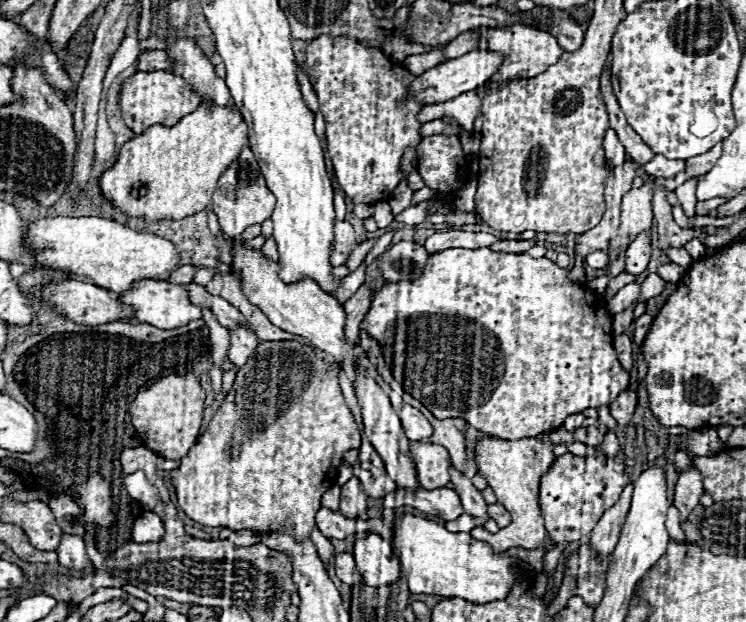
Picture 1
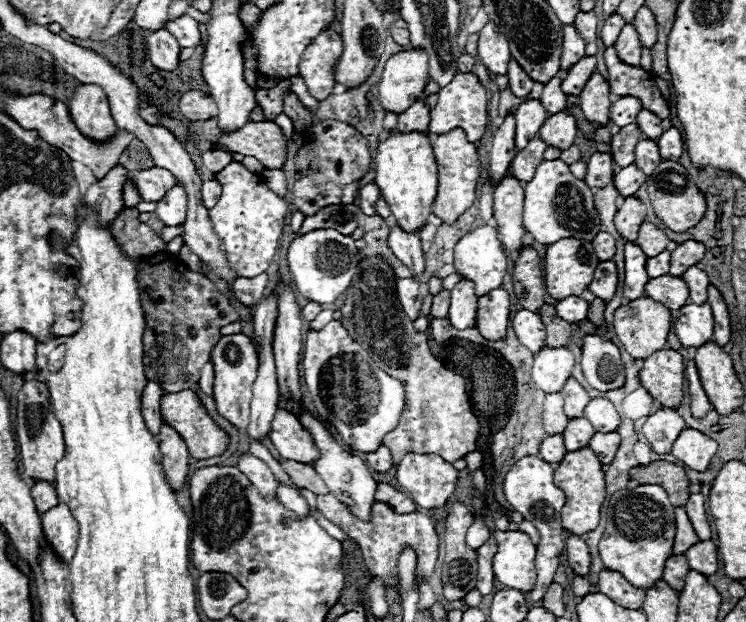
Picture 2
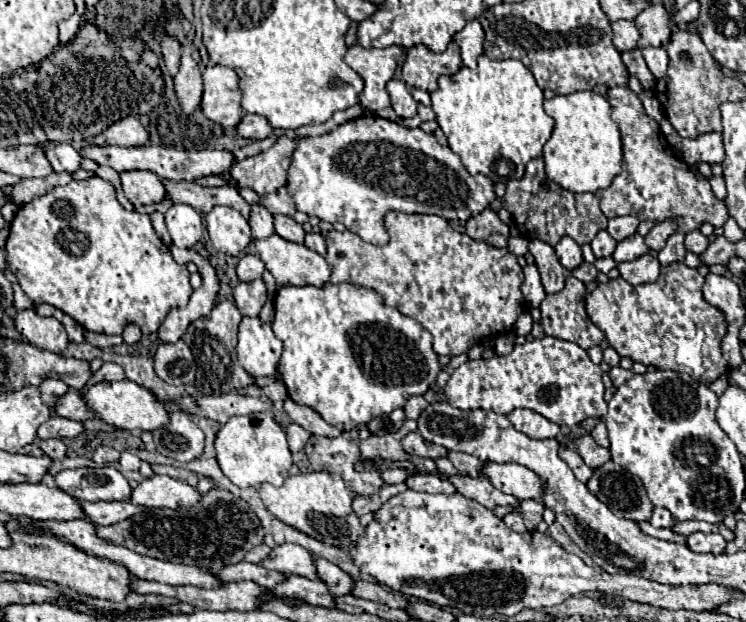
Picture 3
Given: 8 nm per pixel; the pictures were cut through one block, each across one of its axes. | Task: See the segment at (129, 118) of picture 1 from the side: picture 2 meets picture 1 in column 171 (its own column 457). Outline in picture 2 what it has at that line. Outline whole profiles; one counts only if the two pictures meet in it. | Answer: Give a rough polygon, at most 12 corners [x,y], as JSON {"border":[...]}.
{"border":[[458,72],[430,108],[428,132],[464,128],[478,142],[488,126],[486,88]]}

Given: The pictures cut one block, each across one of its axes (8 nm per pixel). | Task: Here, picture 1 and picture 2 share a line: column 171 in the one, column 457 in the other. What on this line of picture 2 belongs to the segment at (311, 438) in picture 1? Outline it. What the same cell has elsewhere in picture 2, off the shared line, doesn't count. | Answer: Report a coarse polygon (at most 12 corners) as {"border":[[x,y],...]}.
{"border":[[408,454],[400,488],[424,510],[446,506],[458,470],[436,454]]}

